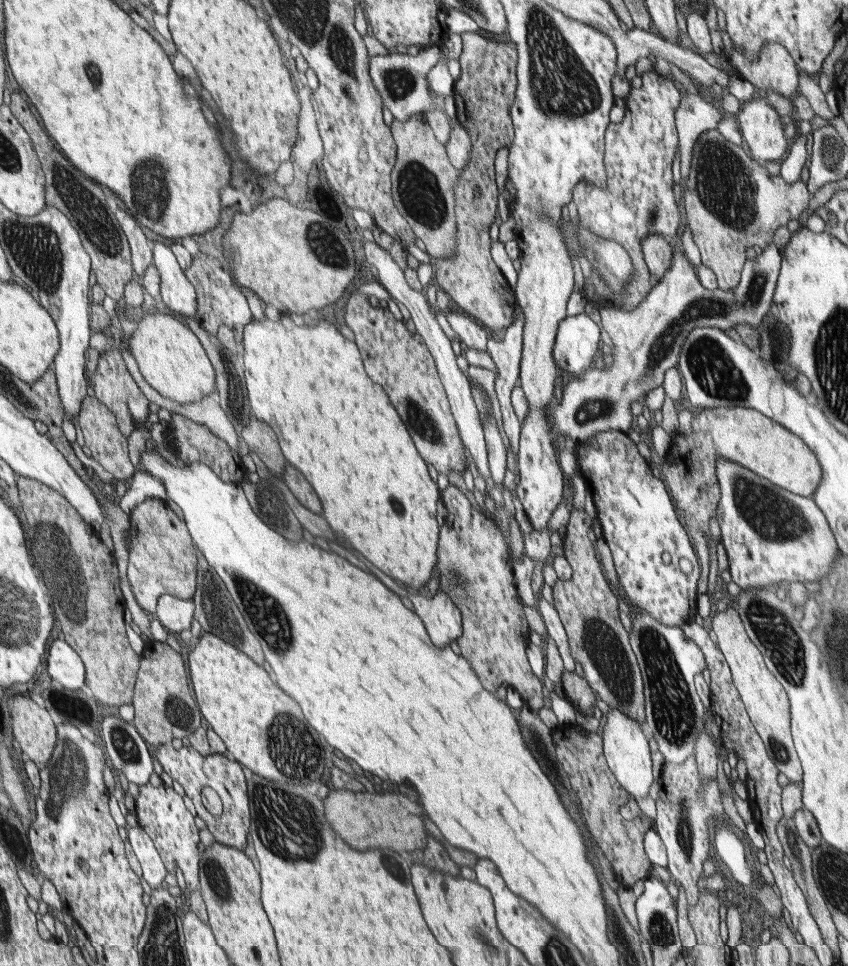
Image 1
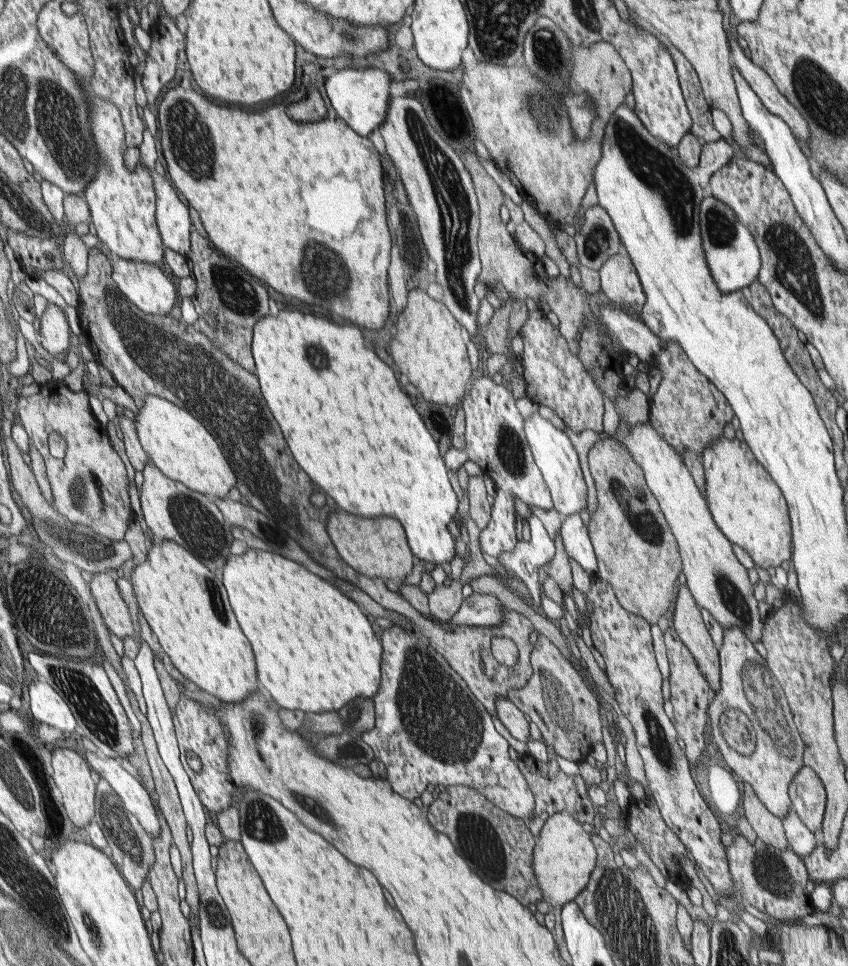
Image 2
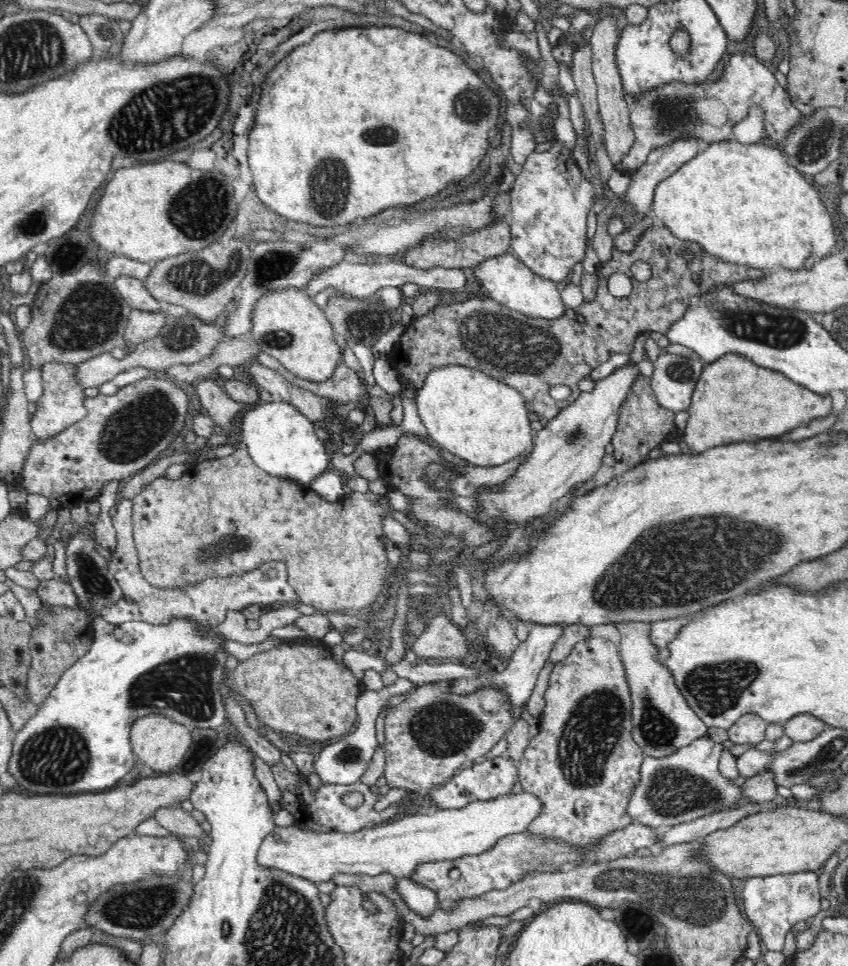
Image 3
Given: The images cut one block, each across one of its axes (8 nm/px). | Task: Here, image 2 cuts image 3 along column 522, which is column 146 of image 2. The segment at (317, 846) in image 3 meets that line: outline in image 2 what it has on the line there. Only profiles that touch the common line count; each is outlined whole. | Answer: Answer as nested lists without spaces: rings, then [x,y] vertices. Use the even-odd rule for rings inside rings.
[[[85,752],[85,760],[91,764],[91,768],[95,768],[95,774],[99,774],[99,778],[111,786],[111,792],[117,794],[117,798],[123,802],[123,808],[131,812],[131,816],[135,816],[139,824],[145,826],[147,834],[153,834],[153,838],[159,836],[159,816],[155,816],[149,792],[121,768],[119,758],[113,760],[105,758],[99,752]]]

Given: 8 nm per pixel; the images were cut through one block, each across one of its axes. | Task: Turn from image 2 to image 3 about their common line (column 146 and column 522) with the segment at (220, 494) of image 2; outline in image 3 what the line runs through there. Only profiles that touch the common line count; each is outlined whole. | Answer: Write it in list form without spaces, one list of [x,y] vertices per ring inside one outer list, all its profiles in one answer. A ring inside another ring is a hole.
[[[448,364],[440,368],[432,368],[424,376],[424,388],[416,396],[418,414],[428,430],[428,434],[434,438],[436,444],[446,448],[450,454],[458,458],[458,462],[468,462],[474,466],[500,466],[504,462],[510,462],[518,458],[520,454],[528,454],[534,446],[532,438],[532,426],[530,426],[530,410],[524,406],[522,394],[518,394],[516,388],[490,378],[488,374],[462,366],[462,364]]]

